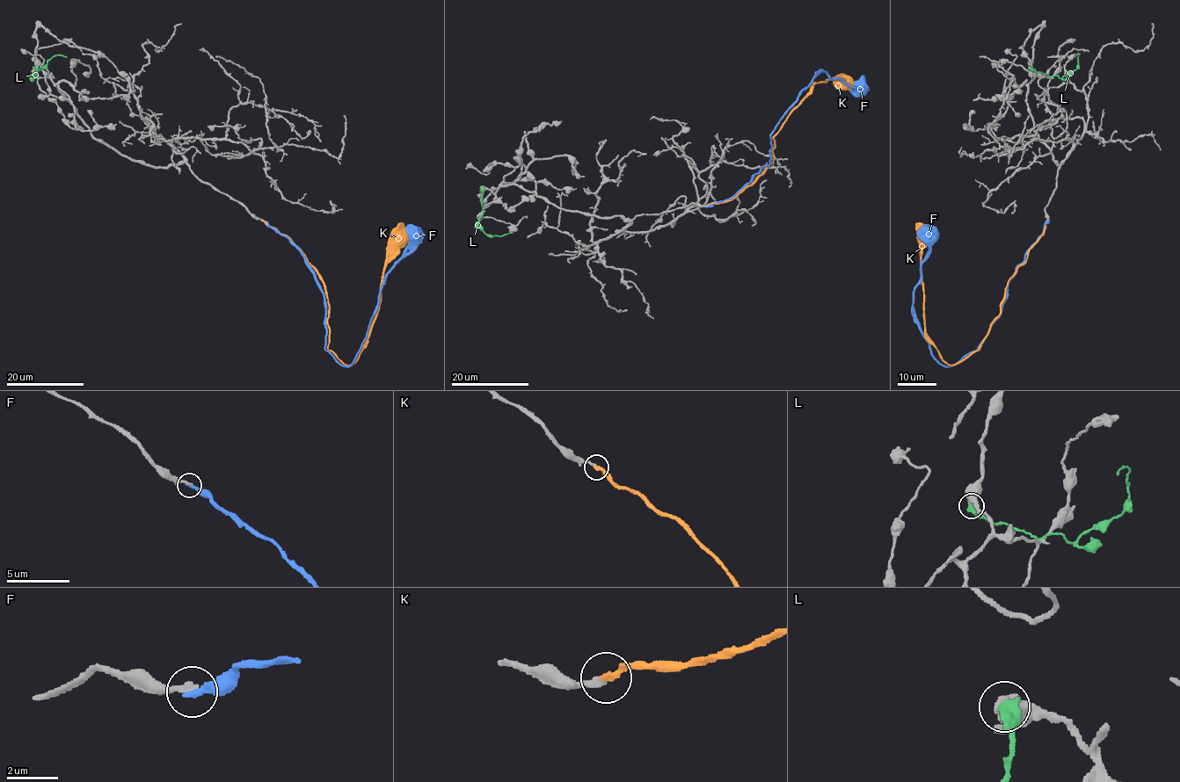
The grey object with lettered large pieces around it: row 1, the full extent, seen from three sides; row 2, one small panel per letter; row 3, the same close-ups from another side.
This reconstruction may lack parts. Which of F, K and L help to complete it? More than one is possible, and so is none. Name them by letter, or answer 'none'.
K

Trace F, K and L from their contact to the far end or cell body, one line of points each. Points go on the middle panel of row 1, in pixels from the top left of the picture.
F: (706, 206), (731, 199), (768, 163), (777, 122), (822, 71), (857, 94), (861, 89)
K: (707, 205), (730, 200), (768, 168), (774, 159), (774, 136), (815, 83), (832, 79), (848, 81)
L: (481, 188), (483, 213), (479, 228), (487, 234), (498, 236), (512, 232)

